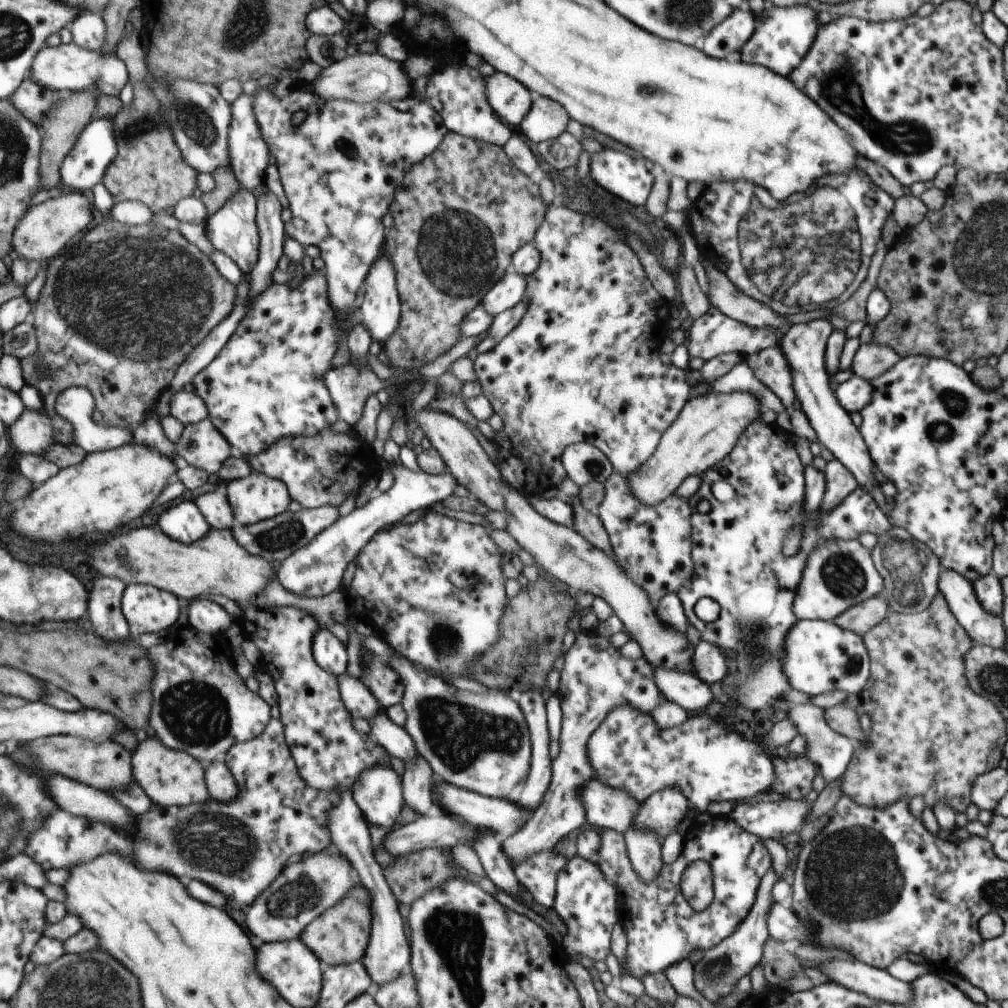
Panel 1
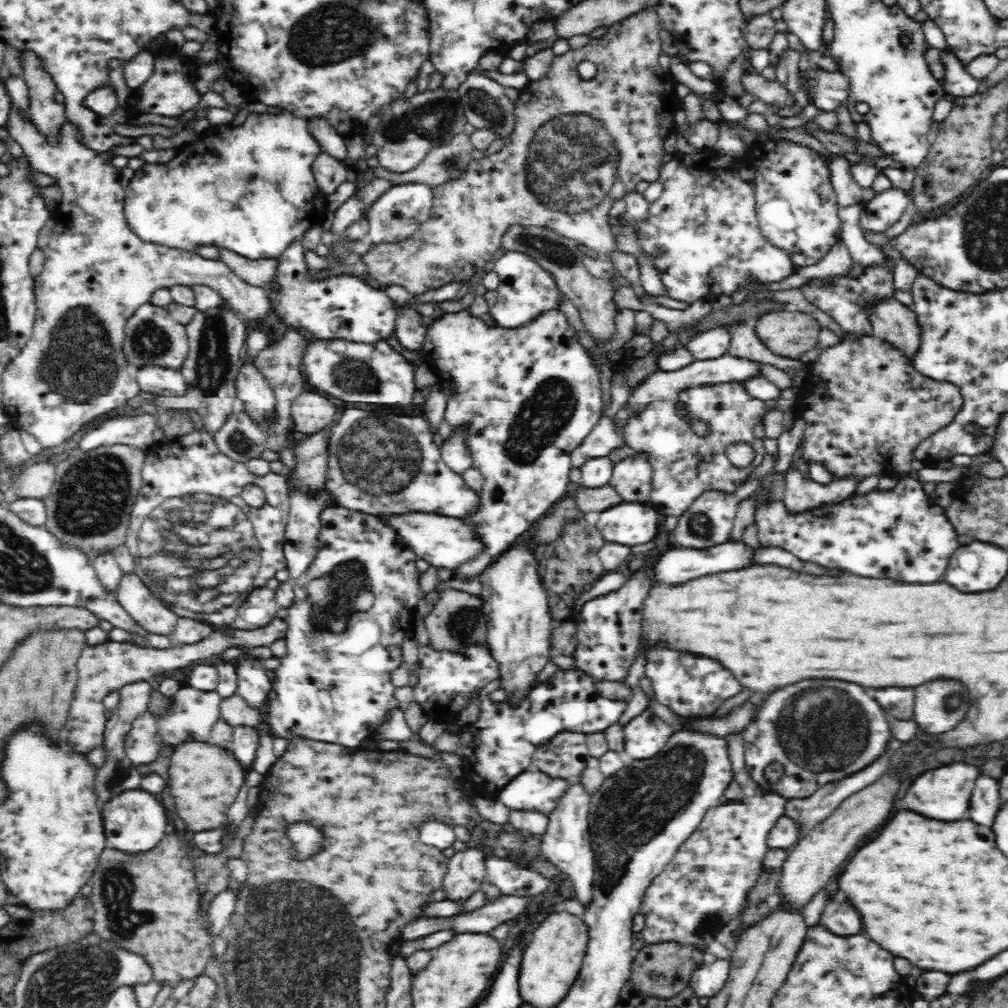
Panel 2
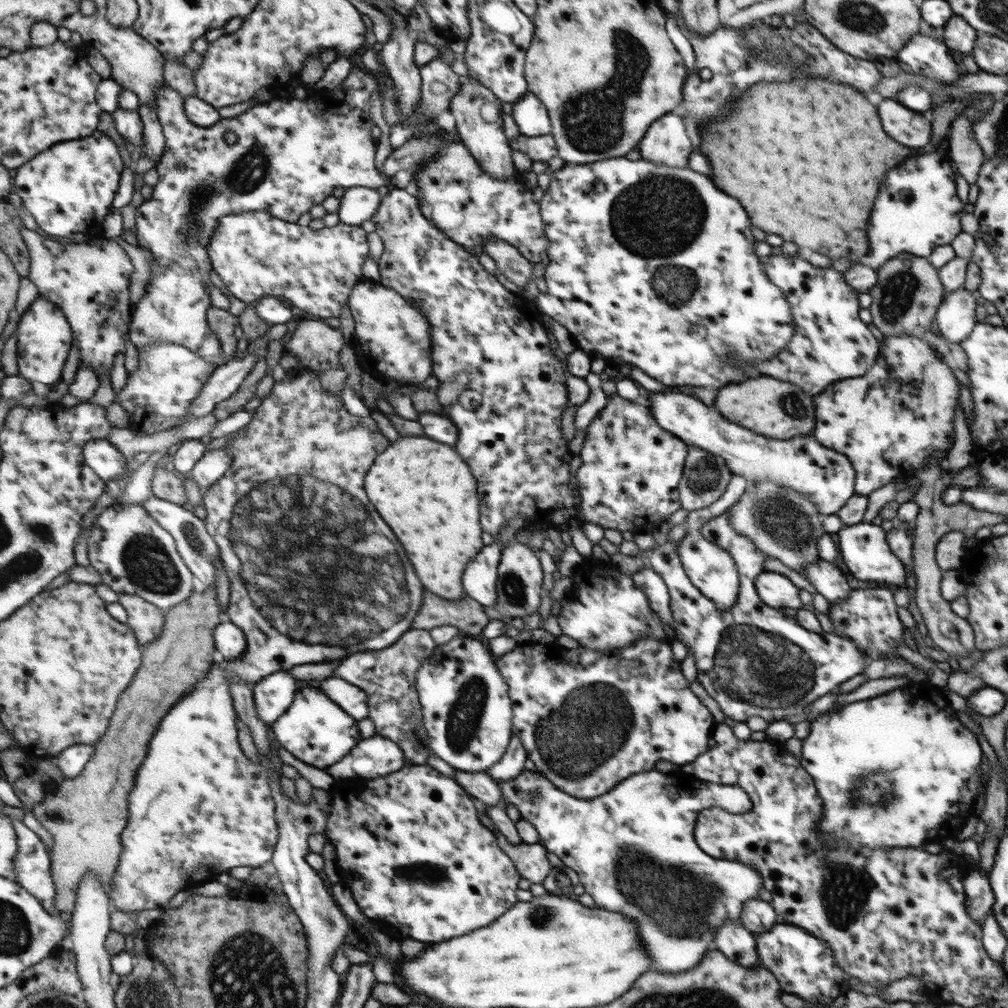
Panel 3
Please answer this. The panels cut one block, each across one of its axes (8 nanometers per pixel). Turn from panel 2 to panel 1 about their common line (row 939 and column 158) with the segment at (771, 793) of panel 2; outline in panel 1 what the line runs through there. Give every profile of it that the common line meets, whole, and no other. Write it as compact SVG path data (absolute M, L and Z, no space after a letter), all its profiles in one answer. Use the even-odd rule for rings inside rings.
M185 625L179 629L177 638L154 645L147 652L151 662L155 664L149 732L163 740L165 746L188 752L205 766L225 756L233 744L261 736L270 719L277 714L258 692L247 688L245 679L235 670L235 656L231 656L231 651L231 644L222 633L208 635Z

